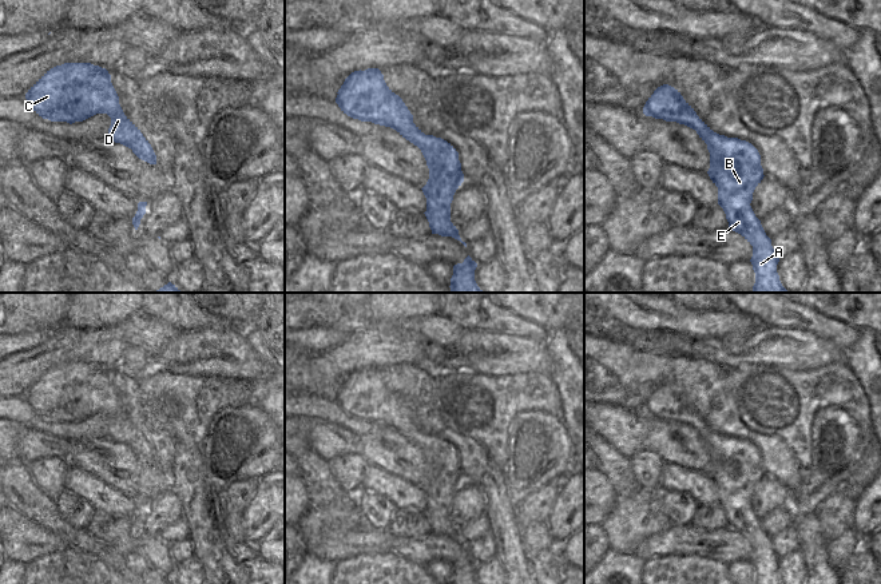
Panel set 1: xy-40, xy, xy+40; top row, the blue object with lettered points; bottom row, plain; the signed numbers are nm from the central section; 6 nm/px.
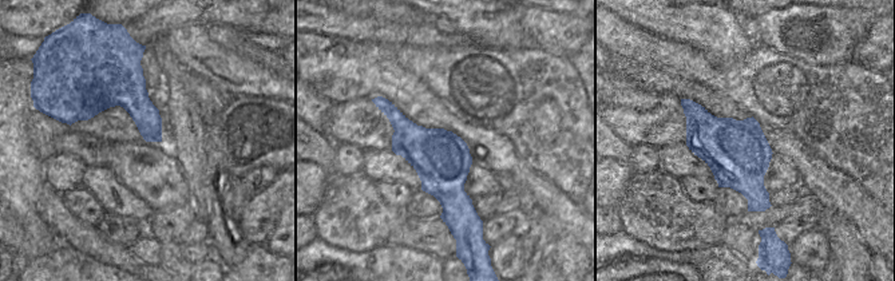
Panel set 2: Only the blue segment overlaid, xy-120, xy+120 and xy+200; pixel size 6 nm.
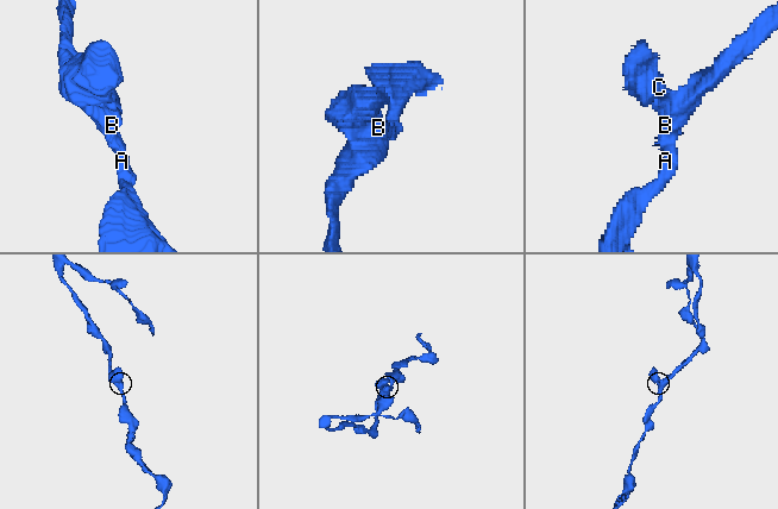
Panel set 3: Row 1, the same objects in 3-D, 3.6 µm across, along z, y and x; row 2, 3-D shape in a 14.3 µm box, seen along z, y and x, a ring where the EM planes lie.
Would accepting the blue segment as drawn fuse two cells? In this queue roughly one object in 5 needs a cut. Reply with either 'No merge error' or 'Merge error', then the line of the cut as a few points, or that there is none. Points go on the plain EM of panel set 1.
No merge error. No split.

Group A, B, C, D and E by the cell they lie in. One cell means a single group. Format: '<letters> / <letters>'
A B C D E

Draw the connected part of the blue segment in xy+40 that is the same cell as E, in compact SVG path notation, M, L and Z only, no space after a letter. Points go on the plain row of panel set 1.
M668 384L654 390L643 406L643 413L697 430L710 452L707 473L718 486L718 504L726 513L729 528L753 545L750 561L755 572L754 584L782 584L777 572L779 557L750 505L753 492L765 476L758 449L746 440L714 432L680 392Z

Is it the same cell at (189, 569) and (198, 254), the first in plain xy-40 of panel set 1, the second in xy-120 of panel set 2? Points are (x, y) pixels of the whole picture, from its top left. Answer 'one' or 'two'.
two

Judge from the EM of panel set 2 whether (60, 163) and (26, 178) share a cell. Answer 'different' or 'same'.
different

